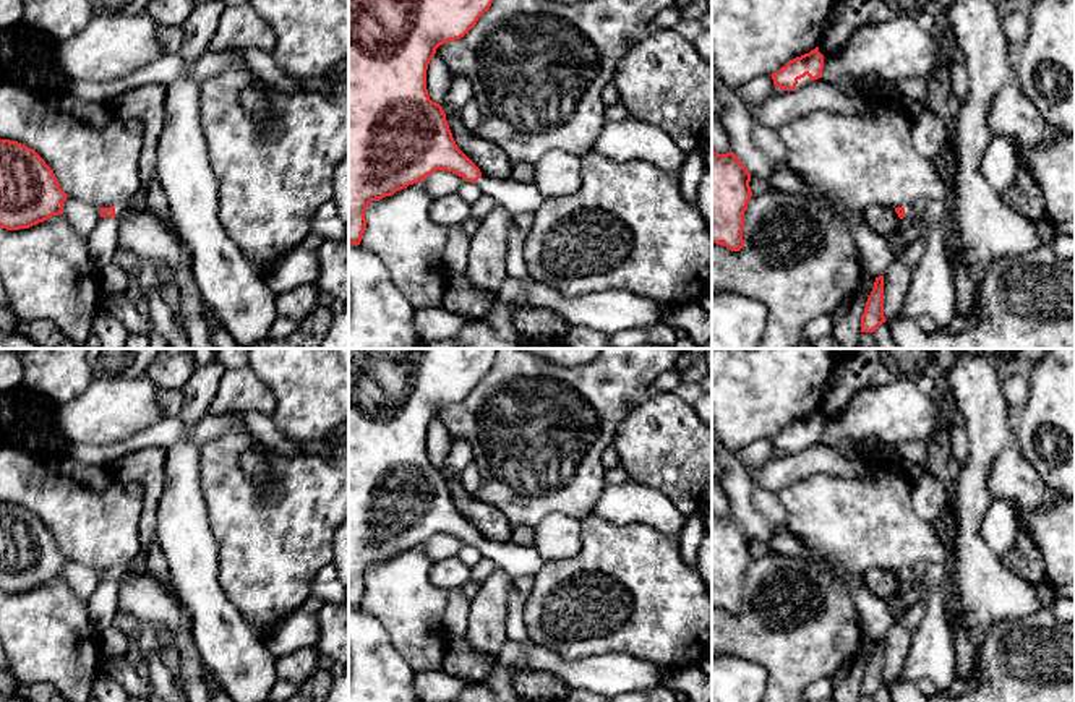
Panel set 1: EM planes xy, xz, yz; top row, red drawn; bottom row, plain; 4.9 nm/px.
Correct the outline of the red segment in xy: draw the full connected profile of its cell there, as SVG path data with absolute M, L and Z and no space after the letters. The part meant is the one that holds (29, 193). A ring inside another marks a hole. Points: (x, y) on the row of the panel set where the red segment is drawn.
M0 139L0 227L29 229L63 214L66 193L54 170L31 148Z

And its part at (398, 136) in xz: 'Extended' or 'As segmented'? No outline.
Extended

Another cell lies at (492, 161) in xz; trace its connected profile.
M441 104L457 148L480 169L485 177L511 177L512 162L506 151L469 131L460 113L452 113Z

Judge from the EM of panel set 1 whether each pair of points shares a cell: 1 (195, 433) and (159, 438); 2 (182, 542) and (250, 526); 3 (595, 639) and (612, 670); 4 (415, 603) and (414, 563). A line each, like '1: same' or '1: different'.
1: same
2: different
3: different
4: same

